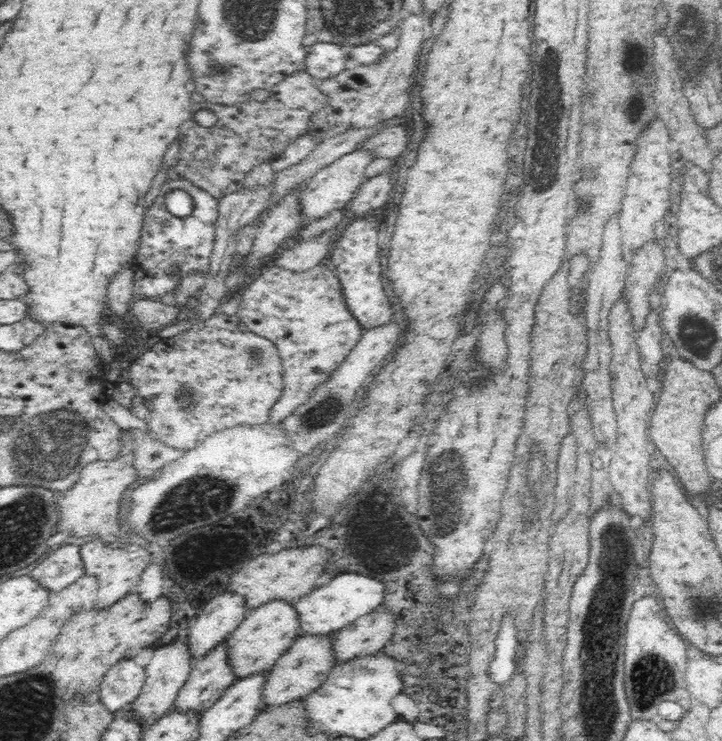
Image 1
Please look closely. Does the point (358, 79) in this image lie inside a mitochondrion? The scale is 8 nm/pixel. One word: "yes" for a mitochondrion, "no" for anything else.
no

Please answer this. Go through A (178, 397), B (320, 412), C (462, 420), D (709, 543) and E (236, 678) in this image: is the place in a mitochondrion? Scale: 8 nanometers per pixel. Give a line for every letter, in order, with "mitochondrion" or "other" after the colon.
A: mitochondrion
B: mitochondrion
C: other
D: other
E: other

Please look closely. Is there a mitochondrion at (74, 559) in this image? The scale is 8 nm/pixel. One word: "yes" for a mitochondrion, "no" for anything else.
no

